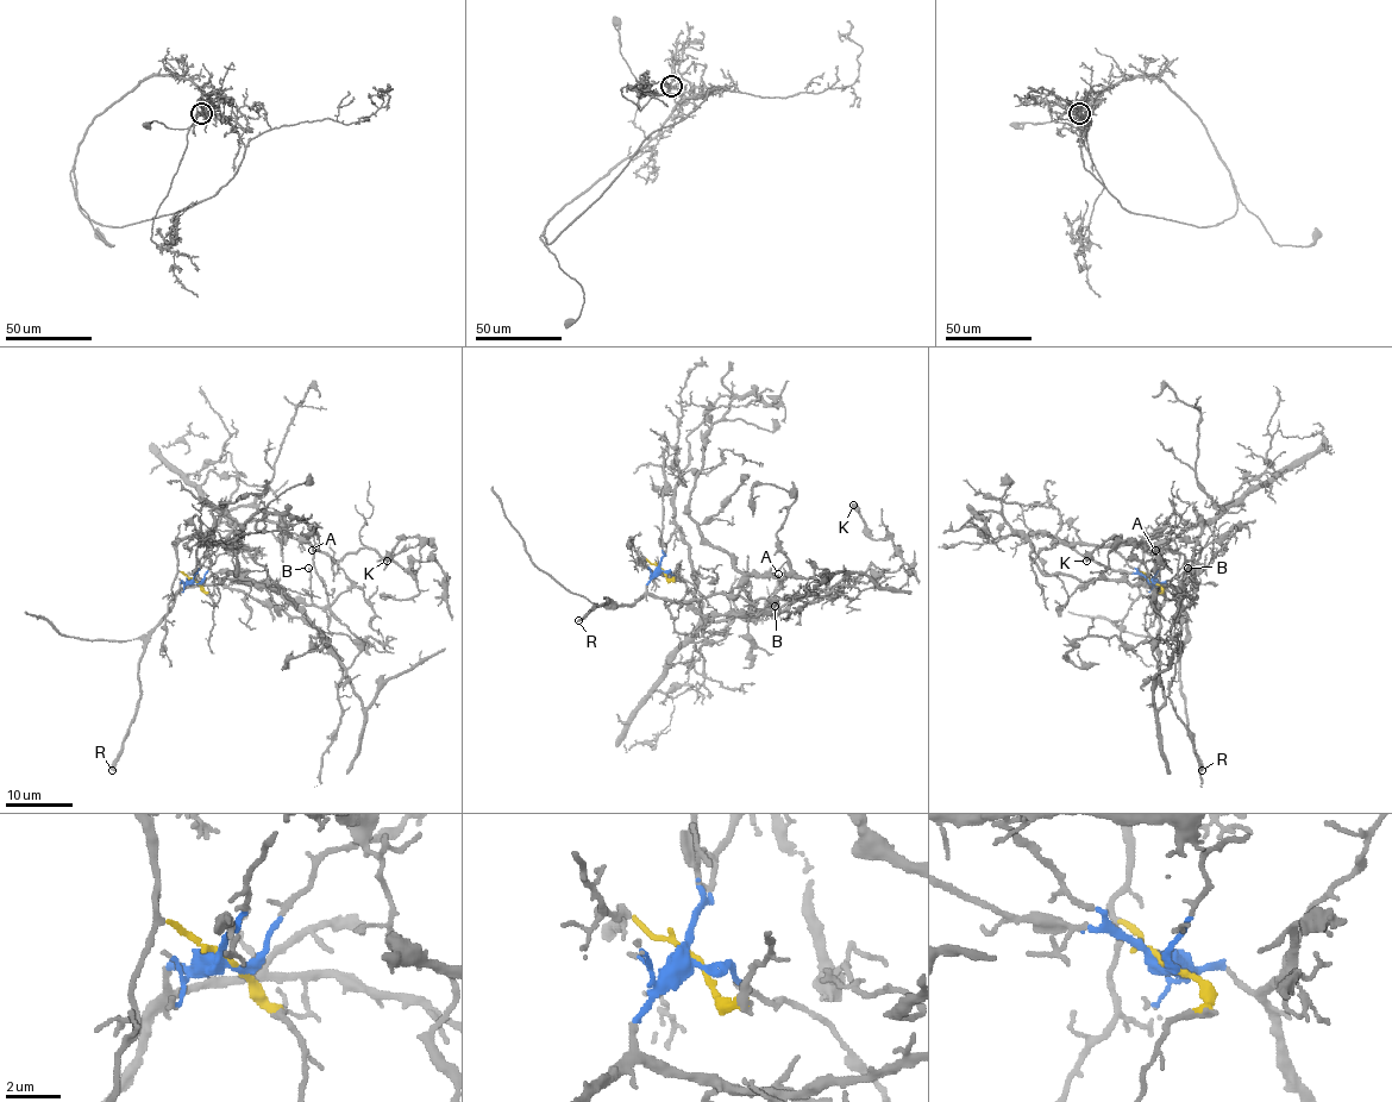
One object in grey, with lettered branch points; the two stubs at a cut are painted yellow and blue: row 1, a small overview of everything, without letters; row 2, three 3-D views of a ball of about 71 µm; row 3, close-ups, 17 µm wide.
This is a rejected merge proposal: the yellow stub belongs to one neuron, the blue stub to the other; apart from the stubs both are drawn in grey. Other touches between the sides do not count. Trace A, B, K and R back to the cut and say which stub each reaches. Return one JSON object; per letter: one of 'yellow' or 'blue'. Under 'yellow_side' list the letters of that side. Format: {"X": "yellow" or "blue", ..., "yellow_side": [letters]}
{"A": "yellow", "B": "blue", "K": "yellow", "R": "blue", "yellow_side": ["A", "K"]}

